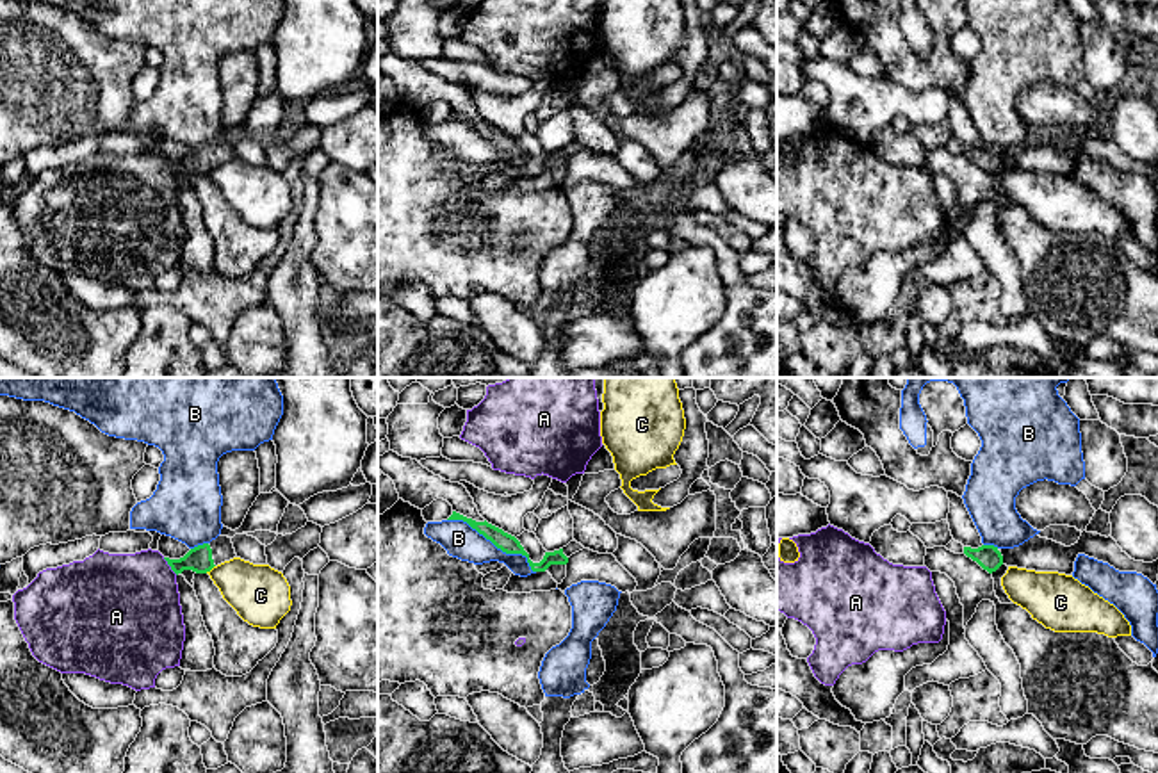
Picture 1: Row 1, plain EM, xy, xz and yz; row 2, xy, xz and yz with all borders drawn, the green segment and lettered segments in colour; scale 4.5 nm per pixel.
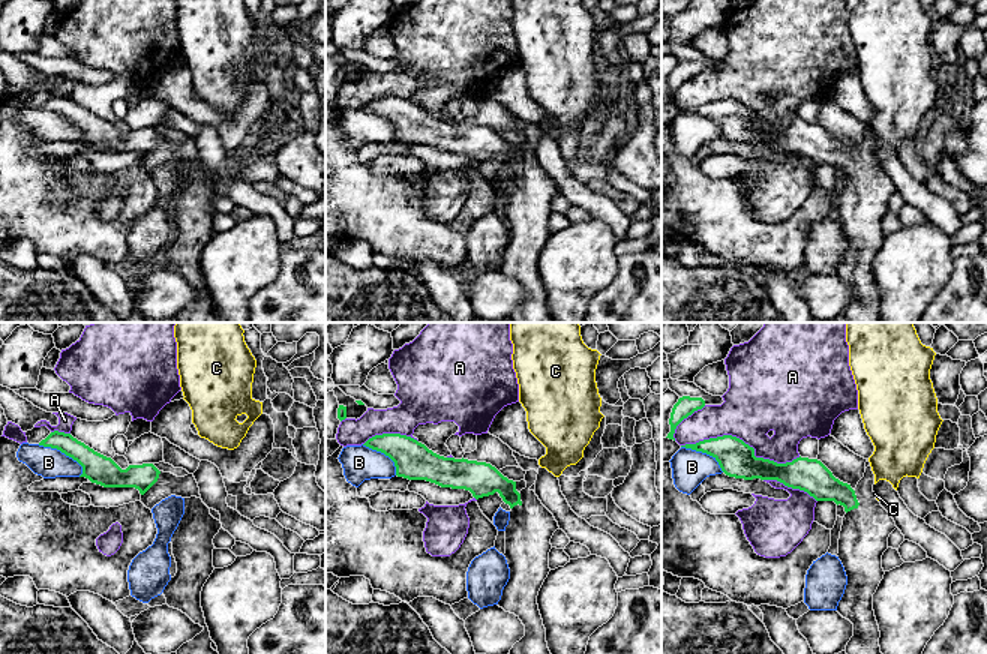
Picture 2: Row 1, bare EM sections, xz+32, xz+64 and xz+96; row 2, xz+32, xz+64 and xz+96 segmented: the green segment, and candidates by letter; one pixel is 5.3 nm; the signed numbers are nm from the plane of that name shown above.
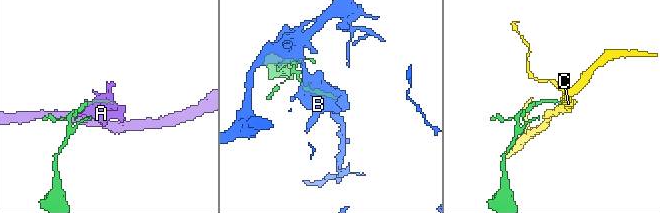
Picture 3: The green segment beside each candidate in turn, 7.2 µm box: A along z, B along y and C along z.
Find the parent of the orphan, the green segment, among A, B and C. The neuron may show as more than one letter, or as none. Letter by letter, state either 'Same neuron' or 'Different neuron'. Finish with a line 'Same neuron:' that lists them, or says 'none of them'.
A: Different neuron
B: Different neuron
C: Different neuron
Same neuron: none of them

